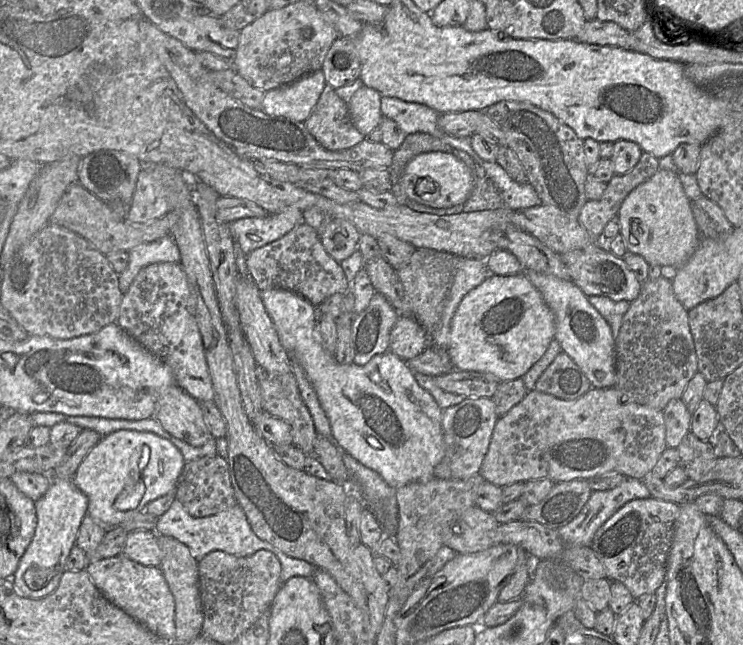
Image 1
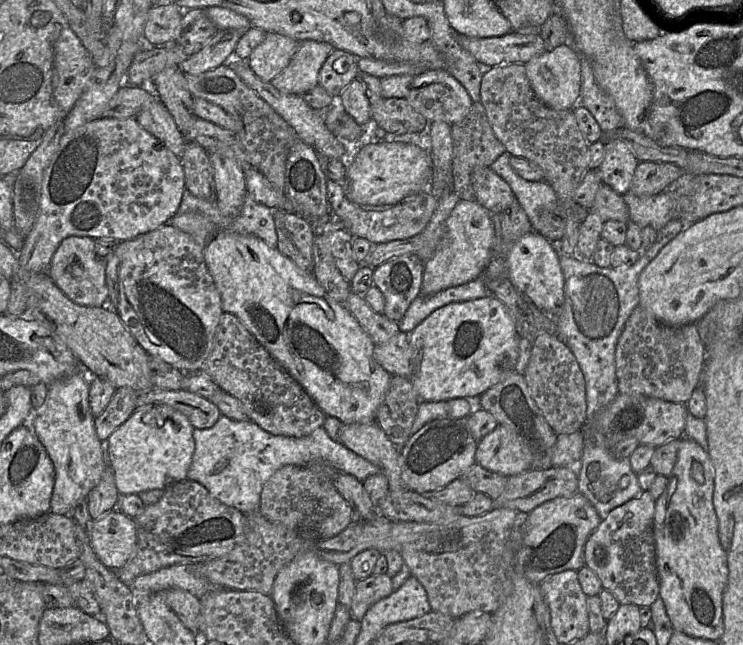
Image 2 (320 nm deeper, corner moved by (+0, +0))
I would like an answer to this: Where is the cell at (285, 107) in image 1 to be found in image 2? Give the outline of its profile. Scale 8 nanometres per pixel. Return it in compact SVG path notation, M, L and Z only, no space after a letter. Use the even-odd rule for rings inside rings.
M299 42L298 50L288 66L271 84L283 93L303 95L318 85L320 69L333 50L335 48L327 42Z

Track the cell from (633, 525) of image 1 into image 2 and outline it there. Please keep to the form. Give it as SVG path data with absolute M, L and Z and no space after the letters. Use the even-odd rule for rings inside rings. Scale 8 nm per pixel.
M645 490L612 509L584 545L585 565L598 576L602 588L611 592L620 604L650 607L659 597L654 539L655 501L650 491Z

